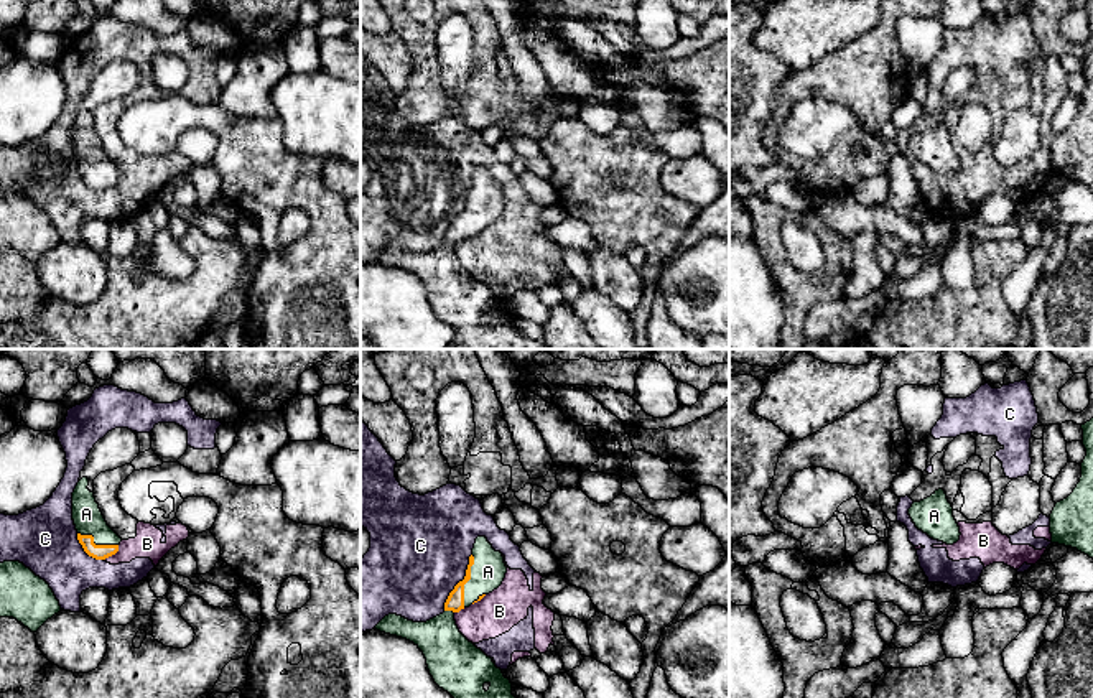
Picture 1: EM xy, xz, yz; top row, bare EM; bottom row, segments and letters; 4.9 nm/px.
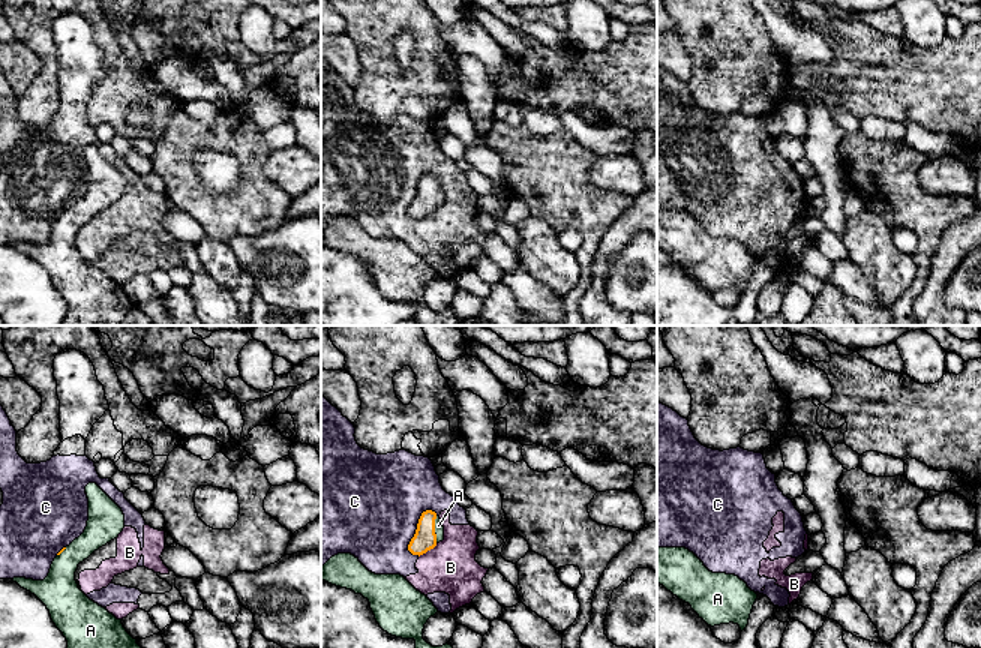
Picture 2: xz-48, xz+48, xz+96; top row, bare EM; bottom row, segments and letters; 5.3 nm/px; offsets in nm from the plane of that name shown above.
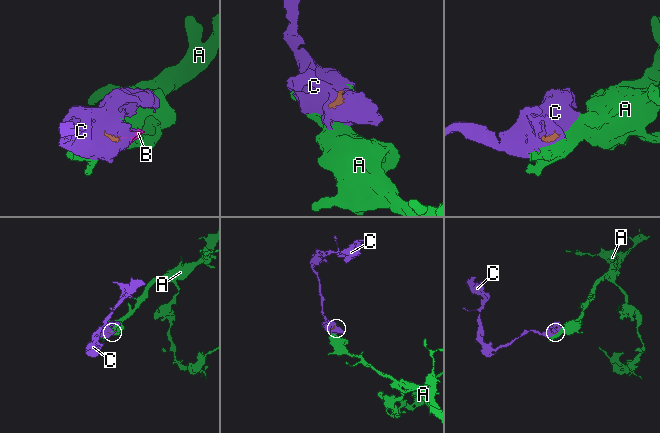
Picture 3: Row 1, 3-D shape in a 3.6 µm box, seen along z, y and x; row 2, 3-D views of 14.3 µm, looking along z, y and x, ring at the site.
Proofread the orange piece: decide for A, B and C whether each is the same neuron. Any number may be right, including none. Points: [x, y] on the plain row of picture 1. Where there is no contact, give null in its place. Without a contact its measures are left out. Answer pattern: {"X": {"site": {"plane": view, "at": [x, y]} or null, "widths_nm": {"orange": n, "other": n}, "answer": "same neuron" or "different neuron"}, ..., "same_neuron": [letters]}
{"A": {"site": {"plane": "xz", "at": [468, 211]}, "widths_nm": {"orange": 90, "other": 160}, "answer": "same neuron"}, "B": {"site": {"plane": "xy", "at": [112, 185]}, "widths_nm": {"orange": 80, "other": 140}, "answer": "different neuron"}, "C": {"site": {"plane": "xz", "at": [460, 213]}, "widths_nm": {"orange": 90, "other": 480}, "answer": "different neuron"}, "same_neuron": ["A"]}

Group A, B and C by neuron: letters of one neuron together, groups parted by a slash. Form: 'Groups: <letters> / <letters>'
Groups: A / B C

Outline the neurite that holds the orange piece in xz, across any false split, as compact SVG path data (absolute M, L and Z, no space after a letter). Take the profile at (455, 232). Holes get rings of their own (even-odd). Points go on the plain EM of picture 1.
M477 168L466 207L449 224L444 244L426 252L413 254L397 245L385 247L375 260L413 273L425 286L430 306L435 314L454 329L453 344L458 349L551 349L546 342L520 334L512 326L512 314L495 298L491 288L469 273L458 260L454 245L481 232L497 221L507 204L504 188L495 183L486 168Z

